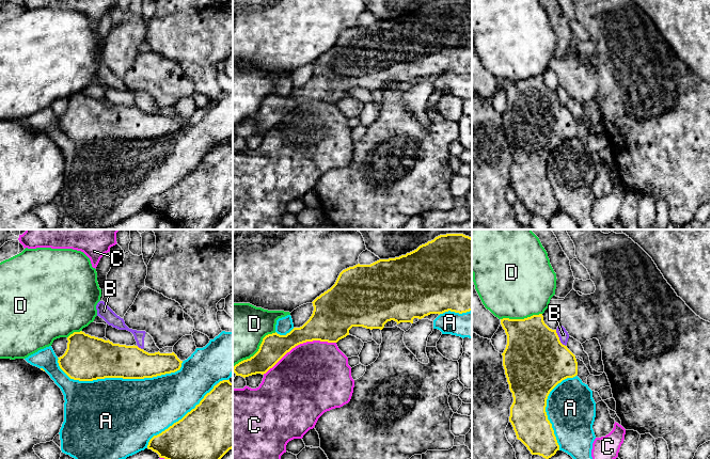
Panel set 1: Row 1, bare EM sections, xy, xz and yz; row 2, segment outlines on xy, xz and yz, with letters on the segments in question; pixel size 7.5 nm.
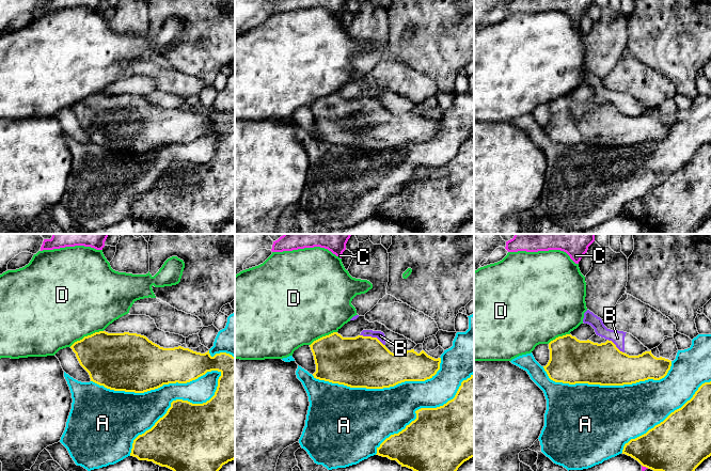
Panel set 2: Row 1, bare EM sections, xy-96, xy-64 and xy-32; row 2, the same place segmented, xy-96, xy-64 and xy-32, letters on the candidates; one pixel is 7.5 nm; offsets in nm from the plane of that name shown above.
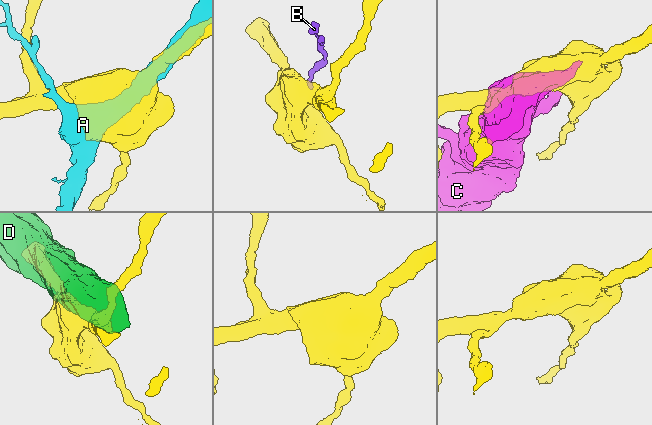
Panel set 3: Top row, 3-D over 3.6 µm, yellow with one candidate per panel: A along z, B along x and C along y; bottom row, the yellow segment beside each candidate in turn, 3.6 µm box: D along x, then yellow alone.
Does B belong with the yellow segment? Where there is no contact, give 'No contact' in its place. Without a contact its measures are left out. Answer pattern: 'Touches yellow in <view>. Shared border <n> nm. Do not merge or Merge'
Touches yellow in yz. Shared border 150 nm. Do not merge

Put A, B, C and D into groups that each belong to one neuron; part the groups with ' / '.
A / B / C / D

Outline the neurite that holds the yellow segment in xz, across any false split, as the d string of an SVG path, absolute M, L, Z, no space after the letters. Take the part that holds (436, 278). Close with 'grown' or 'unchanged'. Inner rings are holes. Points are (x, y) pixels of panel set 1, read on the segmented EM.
M446 234L420 246L416 250L395 258L379 259L370 265L356 265L343 270L335 284L317 297L313 302L314 311L310 319L300 328L294 328L286 335L276 332L263 338L258 351L250 359L243 360L233 367L236 376L243 378L266 374L287 352L296 346L313 341L337 343L349 335L352 327L366 329L384 328L388 321L413 323L414 318L422 319L430 314L445 312L467 313L472 311L472 238L463 234Z; unchanged

